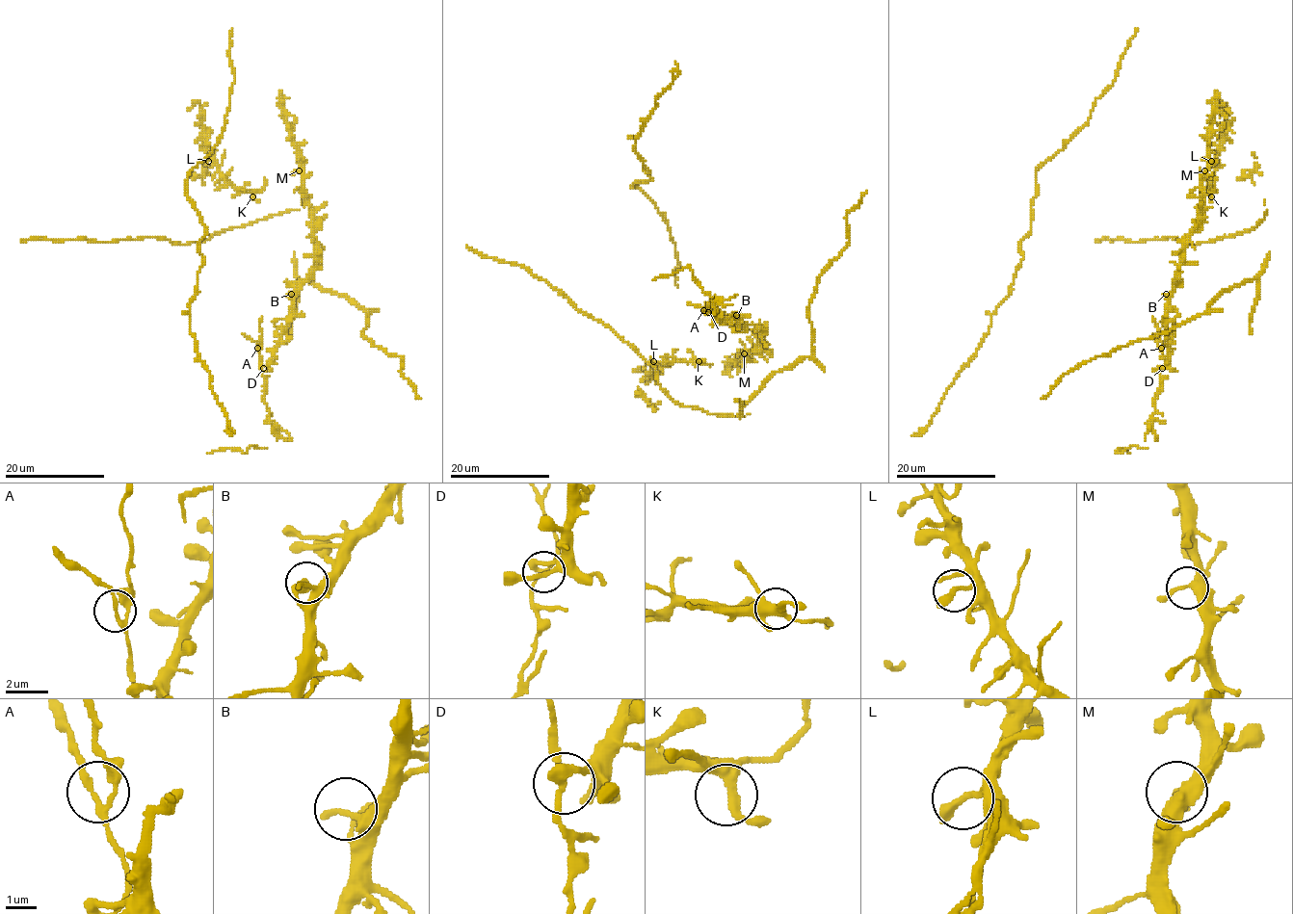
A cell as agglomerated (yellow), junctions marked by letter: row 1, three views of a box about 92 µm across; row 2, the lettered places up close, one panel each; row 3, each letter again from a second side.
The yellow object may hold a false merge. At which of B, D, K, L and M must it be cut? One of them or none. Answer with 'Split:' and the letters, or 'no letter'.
Split: D

